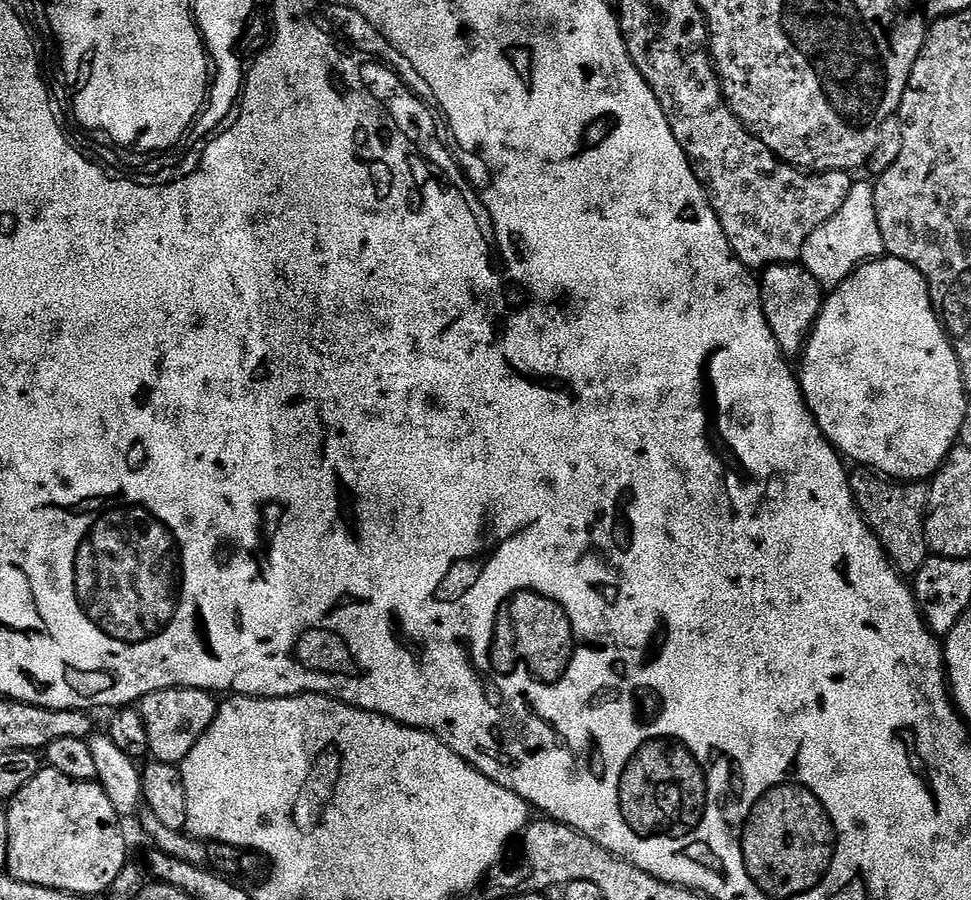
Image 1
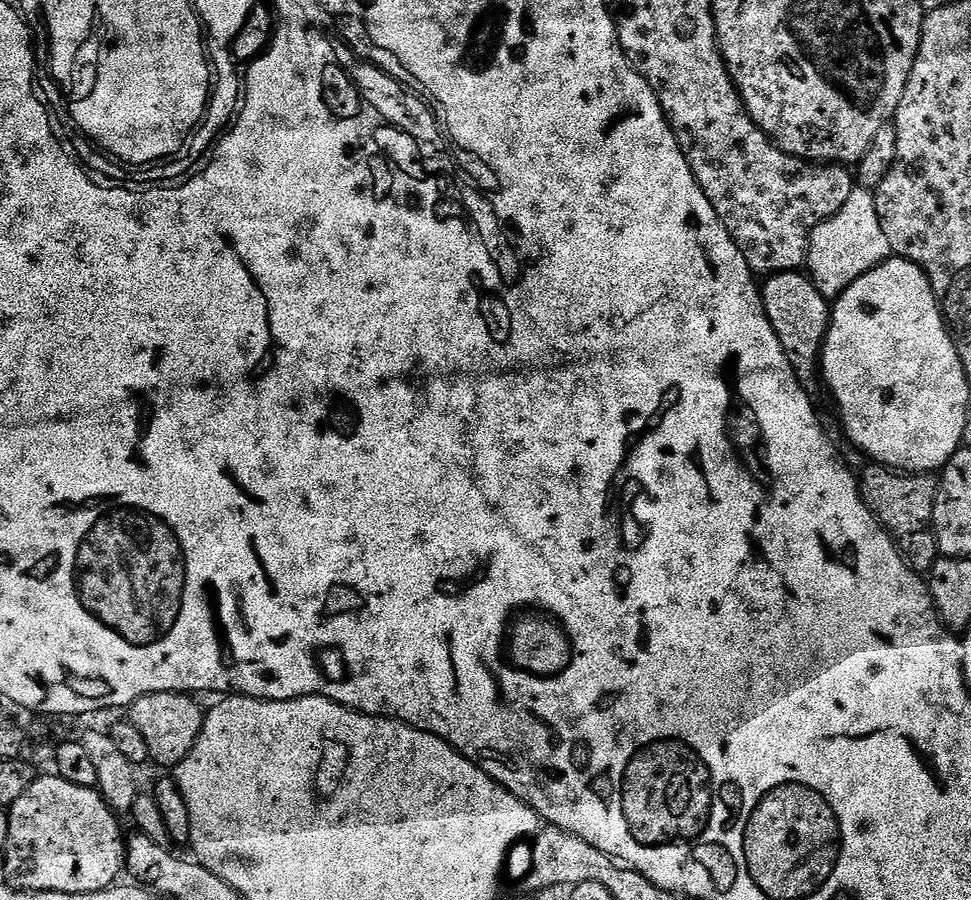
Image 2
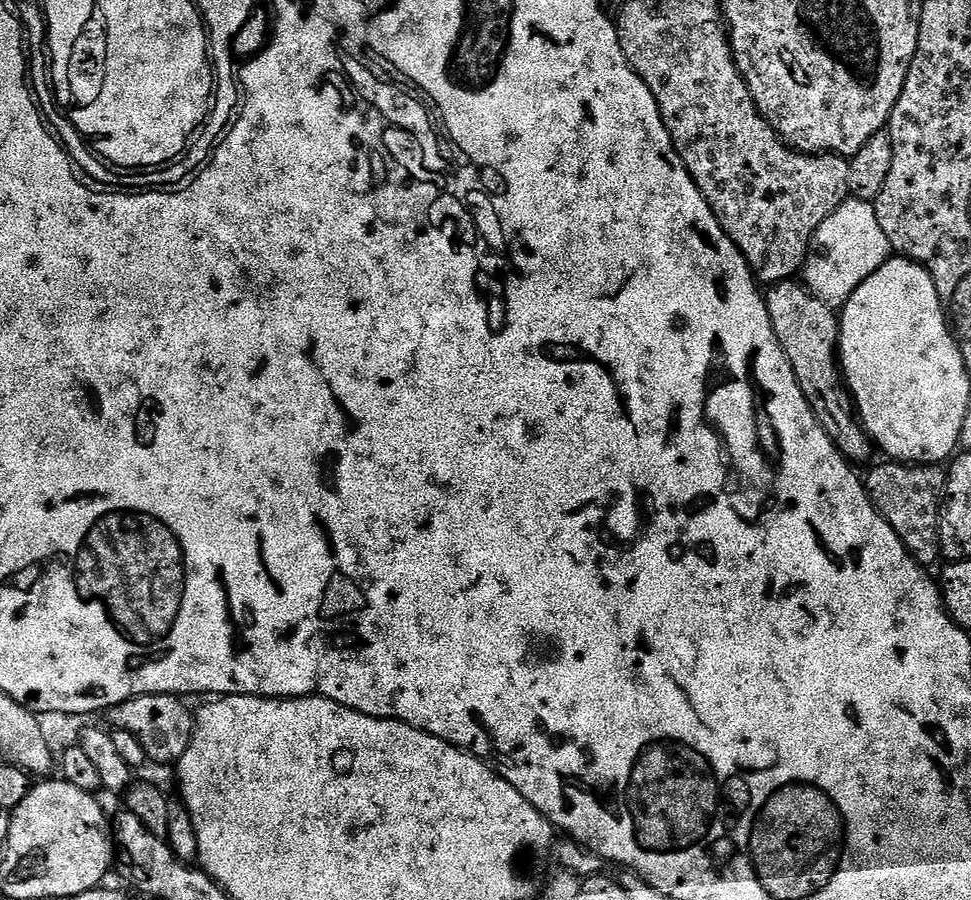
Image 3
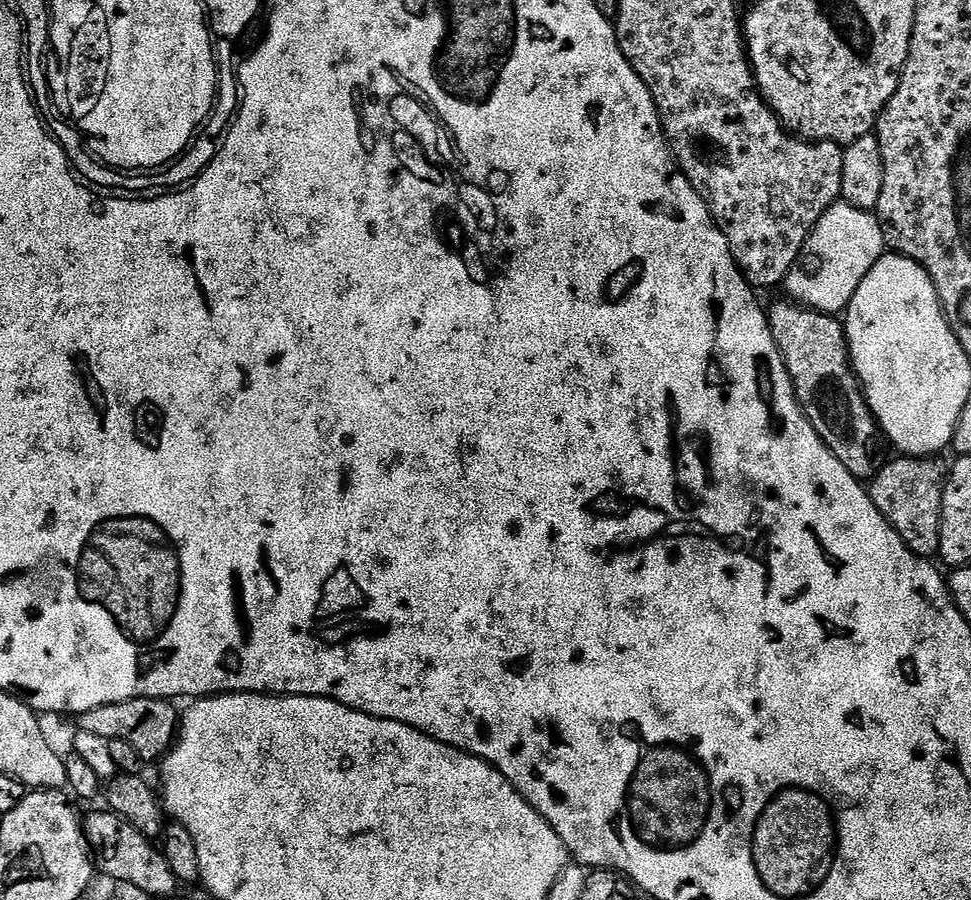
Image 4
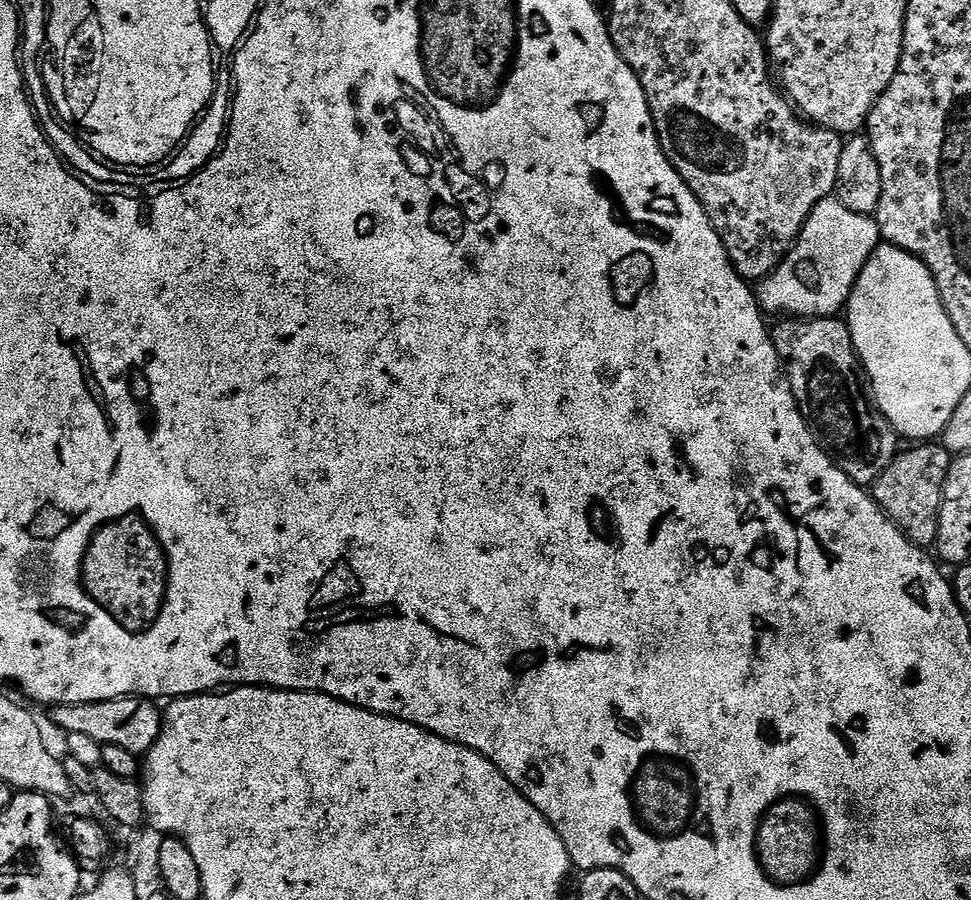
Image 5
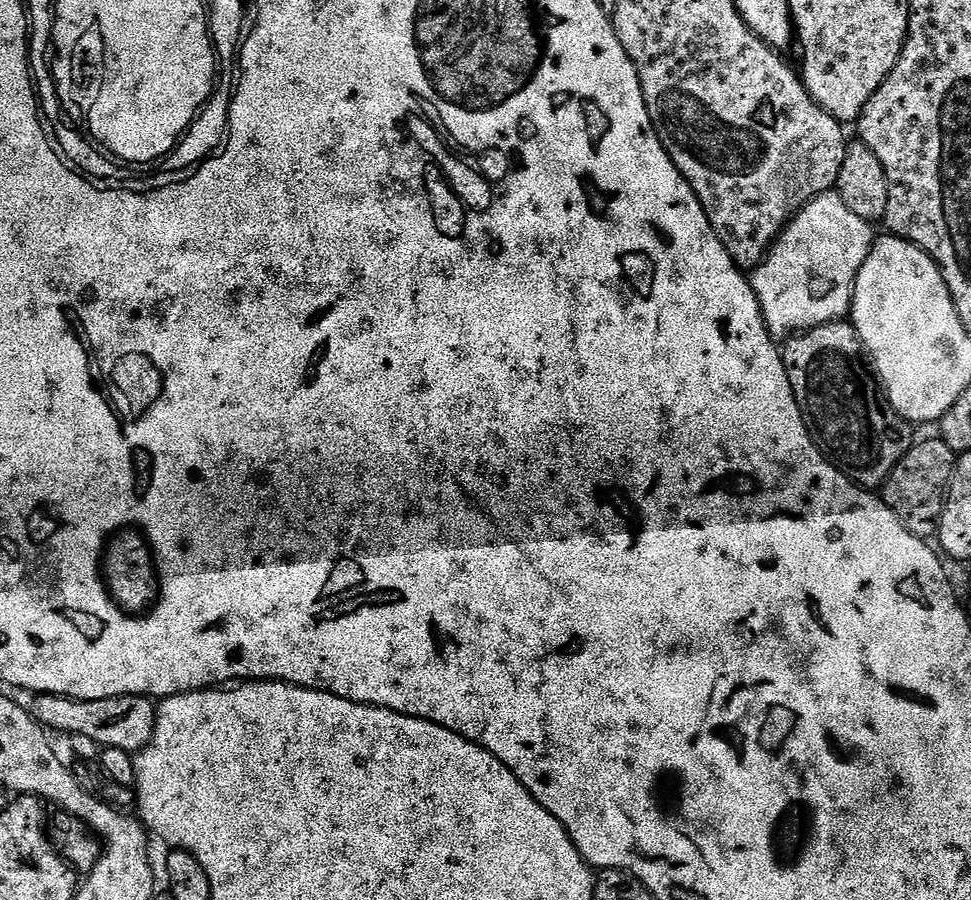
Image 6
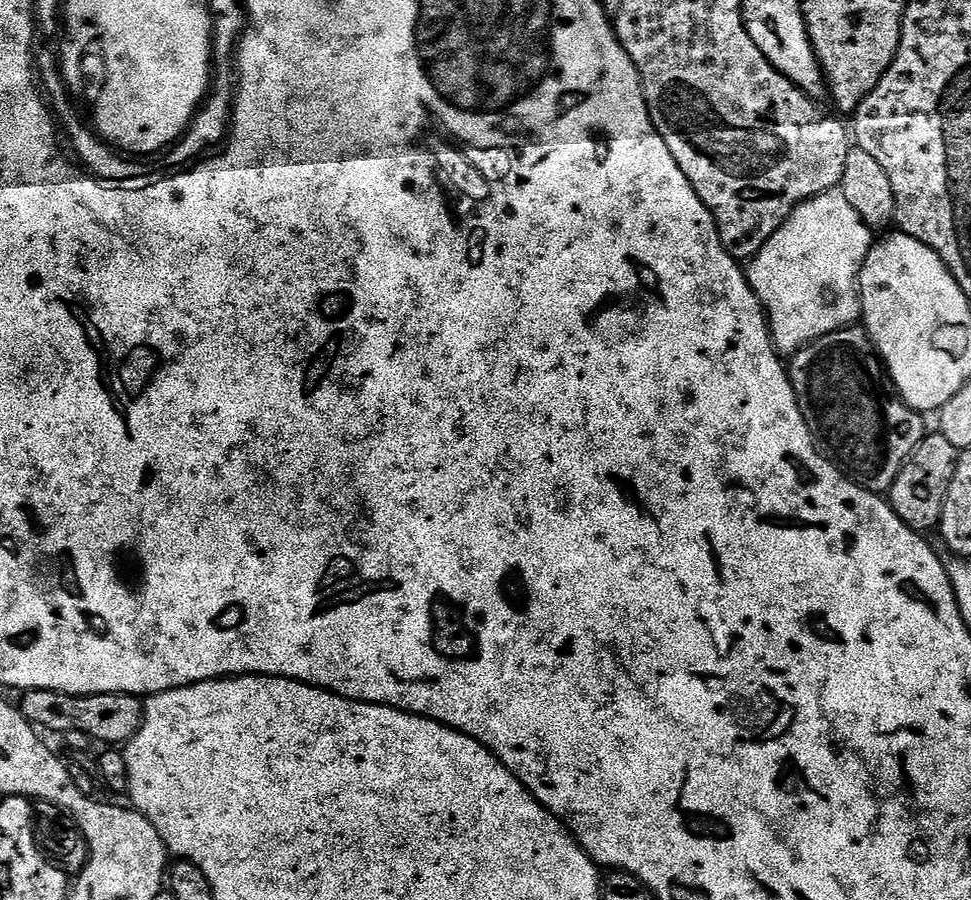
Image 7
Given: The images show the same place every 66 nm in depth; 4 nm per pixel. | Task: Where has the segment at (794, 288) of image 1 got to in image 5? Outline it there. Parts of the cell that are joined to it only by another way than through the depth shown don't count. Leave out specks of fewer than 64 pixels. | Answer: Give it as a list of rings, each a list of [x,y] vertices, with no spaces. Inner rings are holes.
[[[831,316],[781,320],[784,321],[777,328],[773,327],[770,335],[777,352],[780,353],[784,374],[790,382],[792,393],[798,402],[804,420],[816,433],[824,451],[836,461],[836,465],[855,484],[861,486],[875,484],[876,479],[884,473],[886,466],[890,466],[890,462],[898,454],[898,449],[901,447],[899,444],[902,444],[902,440],[893,430],[892,423],[881,412],[874,410],[873,401],[870,399],[865,381],[862,379],[860,357],[856,355],[856,347],[847,323],[843,319]]]

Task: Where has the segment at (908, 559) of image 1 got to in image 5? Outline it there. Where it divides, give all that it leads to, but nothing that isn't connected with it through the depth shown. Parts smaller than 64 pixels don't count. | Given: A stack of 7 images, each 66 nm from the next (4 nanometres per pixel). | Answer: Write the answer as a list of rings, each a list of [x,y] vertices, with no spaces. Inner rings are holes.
[[[920,442],[909,448],[912,449],[901,451],[892,459],[890,466],[886,466],[884,473],[871,485],[870,495],[876,505],[903,530],[904,537],[911,544],[928,550],[938,538],[940,507],[954,456],[940,442]]]

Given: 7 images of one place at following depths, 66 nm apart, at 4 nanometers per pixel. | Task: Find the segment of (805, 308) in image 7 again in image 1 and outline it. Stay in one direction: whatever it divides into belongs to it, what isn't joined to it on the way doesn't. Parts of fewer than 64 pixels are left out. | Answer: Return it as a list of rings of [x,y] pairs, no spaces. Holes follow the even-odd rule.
[[[853,183],[850,194],[846,194],[846,202],[842,202],[842,210],[838,210],[834,218],[818,226],[818,230],[814,230],[810,238],[806,238],[800,260],[808,273],[818,281],[821,289],[837,288],[857,268],[885,255],[882,230],[878,230],[875,193],[876,189],[871,183]]]

